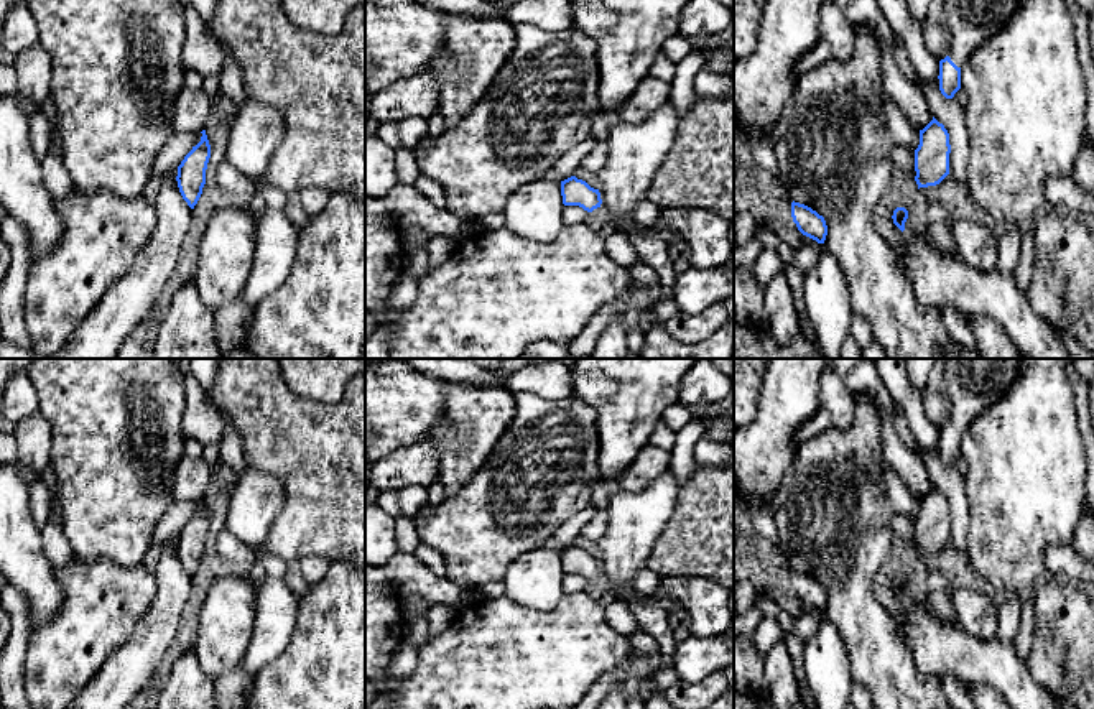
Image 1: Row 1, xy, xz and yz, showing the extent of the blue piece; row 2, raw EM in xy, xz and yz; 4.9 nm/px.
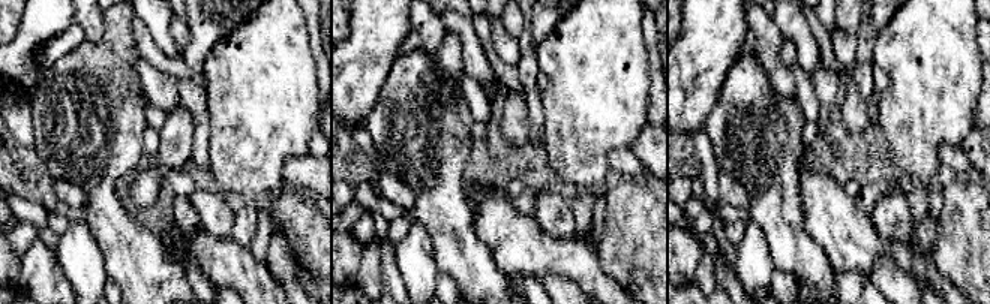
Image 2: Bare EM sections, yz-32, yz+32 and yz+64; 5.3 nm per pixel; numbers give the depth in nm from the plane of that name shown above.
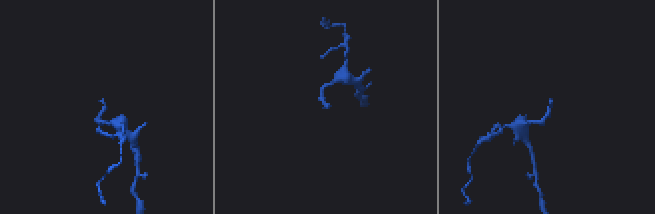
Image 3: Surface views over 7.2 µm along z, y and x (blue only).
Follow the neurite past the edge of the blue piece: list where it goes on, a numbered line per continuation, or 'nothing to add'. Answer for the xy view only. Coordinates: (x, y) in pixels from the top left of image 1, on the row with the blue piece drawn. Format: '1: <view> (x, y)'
nothing to add

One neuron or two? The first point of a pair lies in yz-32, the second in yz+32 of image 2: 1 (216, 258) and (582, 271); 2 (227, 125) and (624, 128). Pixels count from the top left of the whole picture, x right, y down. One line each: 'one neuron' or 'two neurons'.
1: one neuron
2: one neuron

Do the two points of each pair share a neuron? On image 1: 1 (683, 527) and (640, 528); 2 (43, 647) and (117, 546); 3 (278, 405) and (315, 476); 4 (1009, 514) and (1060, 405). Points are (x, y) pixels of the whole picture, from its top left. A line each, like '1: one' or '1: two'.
1: two
2: two
3: one
4: one

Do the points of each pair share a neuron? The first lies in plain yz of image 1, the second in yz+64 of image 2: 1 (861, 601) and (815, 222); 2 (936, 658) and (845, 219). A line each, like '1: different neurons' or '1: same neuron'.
1: different neurons
2: same neuron

